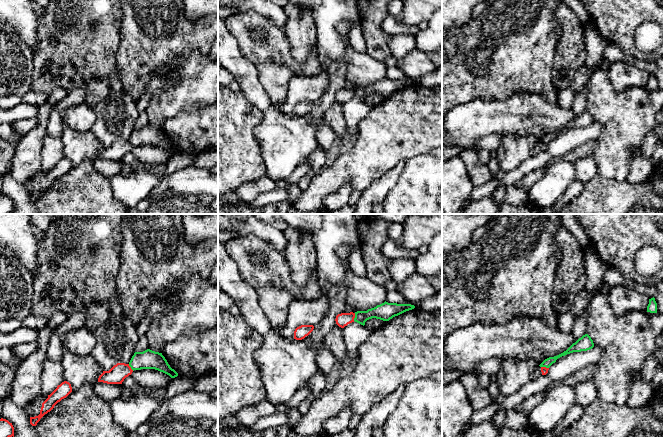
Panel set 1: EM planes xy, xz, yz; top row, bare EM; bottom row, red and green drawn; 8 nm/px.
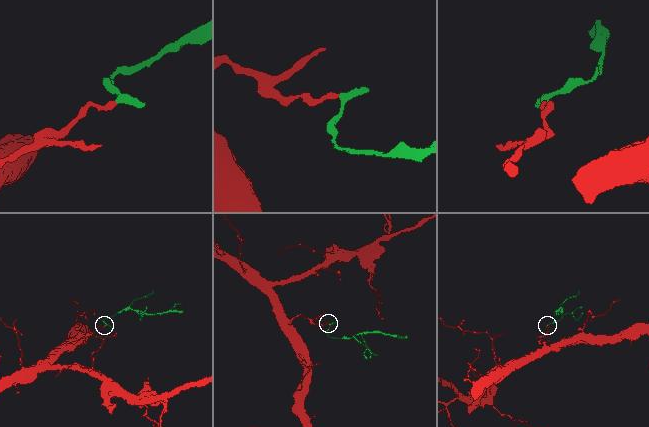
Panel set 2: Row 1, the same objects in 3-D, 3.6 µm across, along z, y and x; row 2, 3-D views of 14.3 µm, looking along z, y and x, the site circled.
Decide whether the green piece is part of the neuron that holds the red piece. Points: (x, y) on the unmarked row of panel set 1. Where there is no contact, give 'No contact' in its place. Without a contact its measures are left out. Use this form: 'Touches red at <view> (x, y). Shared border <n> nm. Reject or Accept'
Touches red at xz (354, 93). Shared border 70 nm. Reject

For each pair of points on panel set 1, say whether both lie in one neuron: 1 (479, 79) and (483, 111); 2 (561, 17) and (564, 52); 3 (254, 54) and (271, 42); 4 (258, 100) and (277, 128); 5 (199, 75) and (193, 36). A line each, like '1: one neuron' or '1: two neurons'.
1: two neurons
2: one neuron
3: one neuron
4: two neurons
5: two neurons

